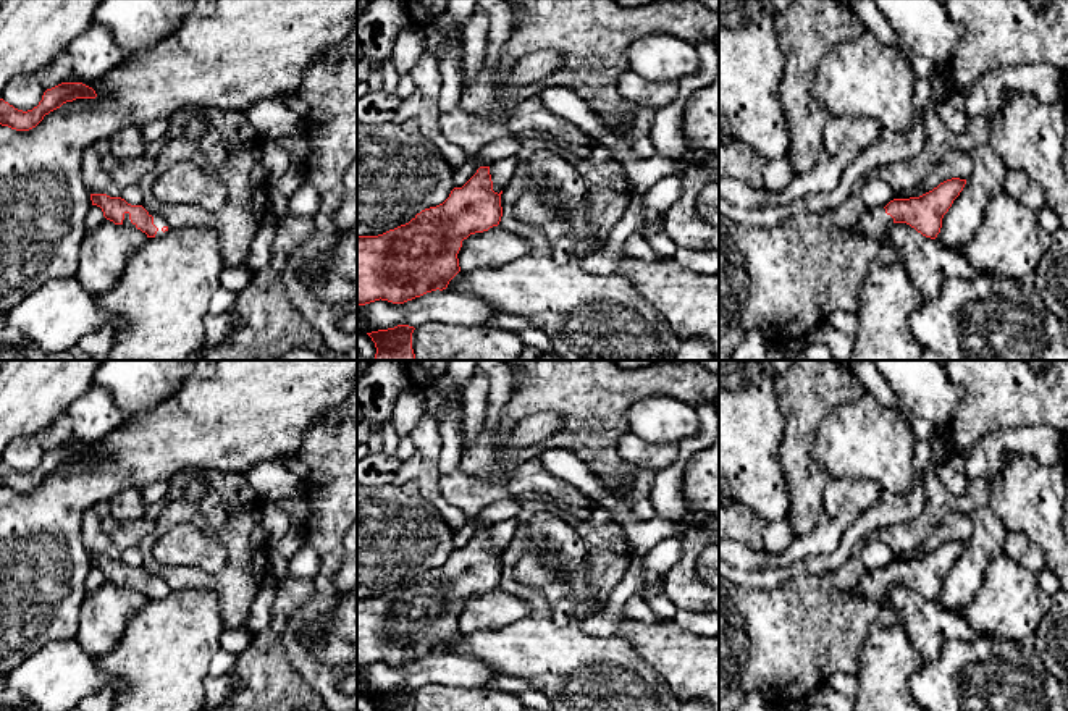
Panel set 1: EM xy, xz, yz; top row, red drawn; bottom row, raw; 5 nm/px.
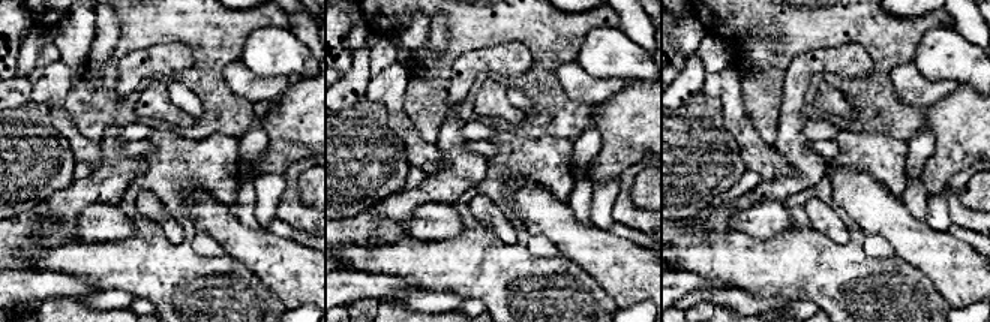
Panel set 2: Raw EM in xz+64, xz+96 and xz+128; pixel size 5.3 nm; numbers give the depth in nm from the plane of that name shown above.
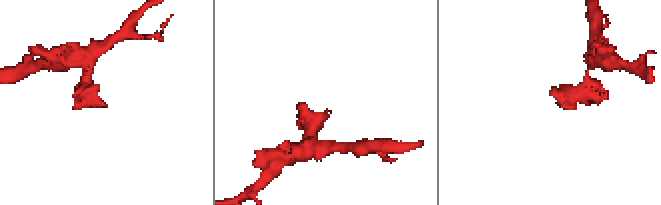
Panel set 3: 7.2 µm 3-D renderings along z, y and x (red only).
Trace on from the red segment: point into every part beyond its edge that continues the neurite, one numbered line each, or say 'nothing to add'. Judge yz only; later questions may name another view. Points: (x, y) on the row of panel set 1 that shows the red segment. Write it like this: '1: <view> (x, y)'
1: yz (874, 223)

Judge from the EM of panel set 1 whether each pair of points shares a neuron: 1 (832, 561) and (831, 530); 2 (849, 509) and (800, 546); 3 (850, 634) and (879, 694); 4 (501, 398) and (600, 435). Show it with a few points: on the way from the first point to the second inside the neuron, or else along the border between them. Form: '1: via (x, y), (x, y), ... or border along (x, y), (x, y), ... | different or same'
1: border along (857, 521), (831, 551), (807, 556), (797, 564) | different
2: via (837, 521), (811, 545) | same
3: border along (874, 619), (855, 676) | different
4: border along (512, 377), (512, 390), (501, 411), (500, 430) | different

